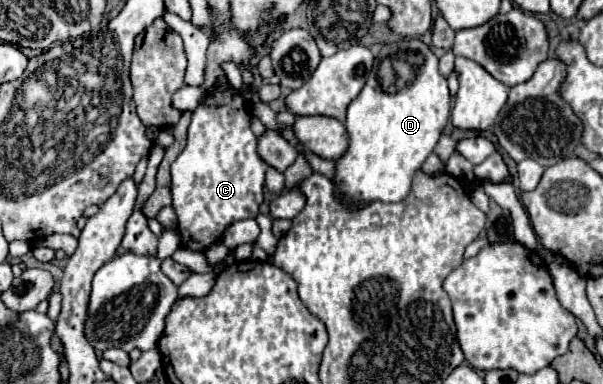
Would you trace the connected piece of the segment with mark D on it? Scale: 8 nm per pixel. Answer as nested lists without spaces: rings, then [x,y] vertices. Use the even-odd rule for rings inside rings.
[[[402,39],[392,45],[384,45],[374,61],[374,79],[370,79],[360,95],[348,107],[346,129],[350,135],[350,147],[344,157],[336,161],[336,187],[346,201],[402,201],[408,191],[414,173],[422,167],[428,155],[434,151],[452,109],[452,97],[446,77],[438,69],[438,57],[430,45],[420,41],[420,47],[410,47],[410,41]]]

